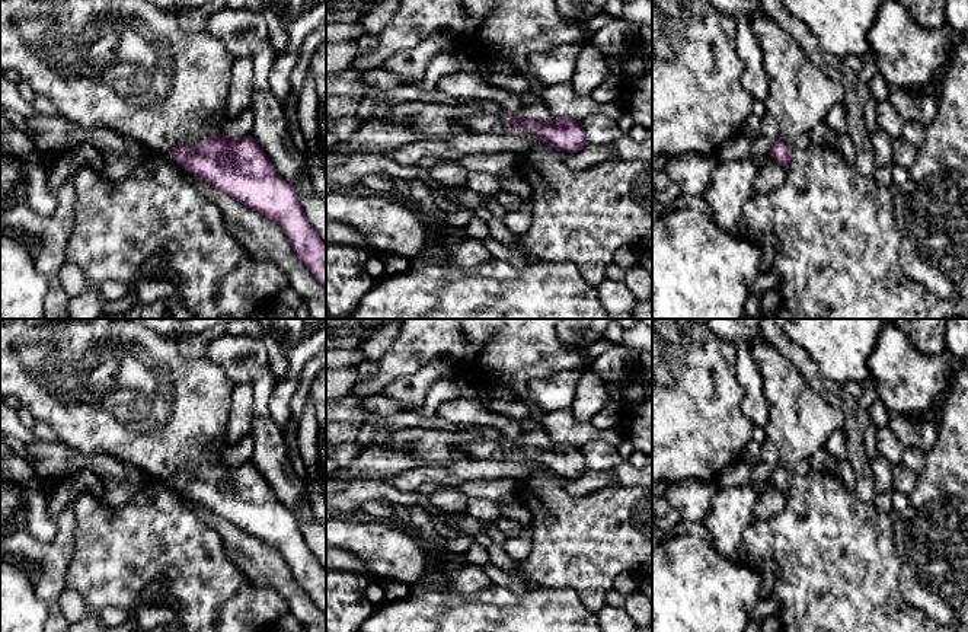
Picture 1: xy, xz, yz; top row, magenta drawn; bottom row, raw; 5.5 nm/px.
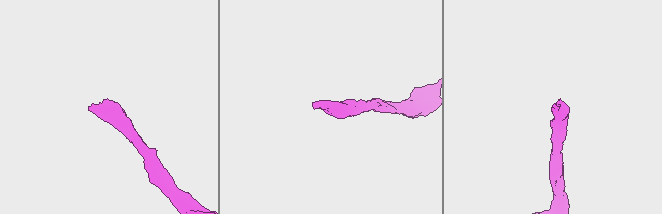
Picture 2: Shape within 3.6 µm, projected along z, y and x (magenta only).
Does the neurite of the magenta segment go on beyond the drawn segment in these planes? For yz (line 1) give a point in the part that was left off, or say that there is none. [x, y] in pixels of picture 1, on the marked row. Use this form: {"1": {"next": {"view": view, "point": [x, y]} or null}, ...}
{"1": {"next": {"view": "yz", "point": [799, 96]}}}

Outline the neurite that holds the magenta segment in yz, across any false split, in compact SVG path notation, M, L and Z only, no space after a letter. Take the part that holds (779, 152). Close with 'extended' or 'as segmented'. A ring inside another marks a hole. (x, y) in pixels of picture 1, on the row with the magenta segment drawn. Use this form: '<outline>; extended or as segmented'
M763 9L747 19L761 48L769 80L764 106L779 124L779 138L771 143L770 156L788 169L795 140L822 124L833 106L844 103L846 90L822 73L793 36Z; extended

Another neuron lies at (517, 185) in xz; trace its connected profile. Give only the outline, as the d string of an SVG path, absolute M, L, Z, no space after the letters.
M520 175L512 178L501 176L499 191L514 194L521 200L527 201L531 198L530 183Z

